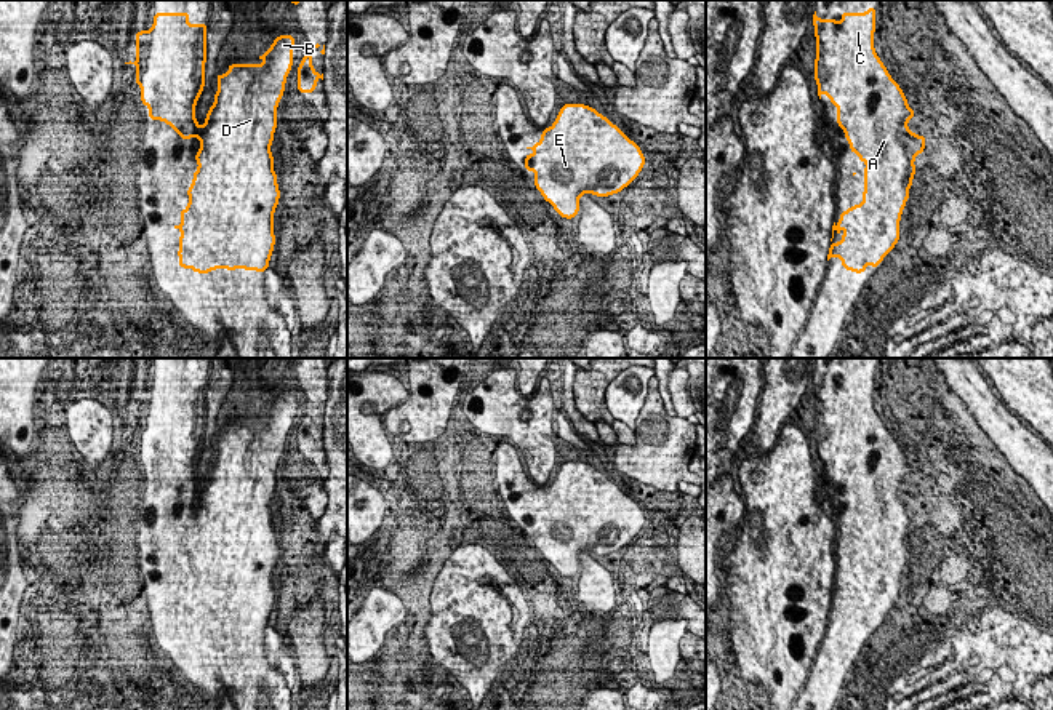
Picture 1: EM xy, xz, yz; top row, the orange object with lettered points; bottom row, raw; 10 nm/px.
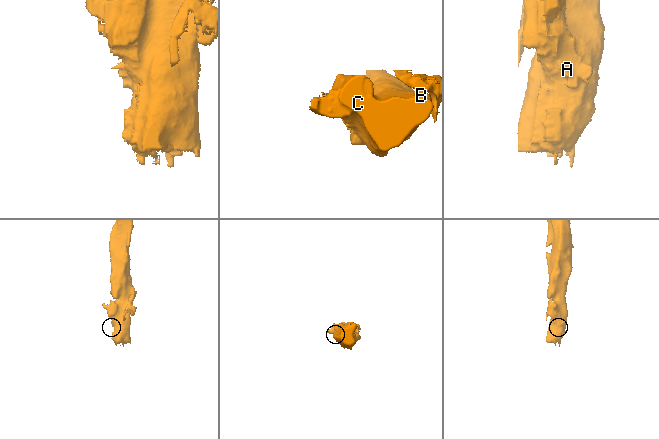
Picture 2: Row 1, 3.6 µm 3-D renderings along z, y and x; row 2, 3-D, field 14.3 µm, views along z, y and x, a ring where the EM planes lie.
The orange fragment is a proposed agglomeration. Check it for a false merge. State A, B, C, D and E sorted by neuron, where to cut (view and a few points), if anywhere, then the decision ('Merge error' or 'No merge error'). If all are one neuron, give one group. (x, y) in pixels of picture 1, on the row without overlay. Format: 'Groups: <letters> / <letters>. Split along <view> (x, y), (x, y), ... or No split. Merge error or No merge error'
Groups: A B C D E. No split. No merge error

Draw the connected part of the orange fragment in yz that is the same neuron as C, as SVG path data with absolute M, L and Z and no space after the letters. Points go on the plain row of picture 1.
M875 365L866 371L843 369L840 382L837 377L819 377L816 369L813 377L818 454L821 457L824 449L837 464L839 486L845 489L850 509L866 521L863 561L842 569L840 579L834 580L827 619L840 616L842 625L863 632L867 622L875 627L899 598L899 577L915 532L915 513L923 512L927 497L909 489L914 467L874 408Z

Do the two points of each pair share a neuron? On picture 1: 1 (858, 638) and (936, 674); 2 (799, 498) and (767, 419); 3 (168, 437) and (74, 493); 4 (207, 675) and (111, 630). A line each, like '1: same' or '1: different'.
1: different
2: different
3: same
4: same

